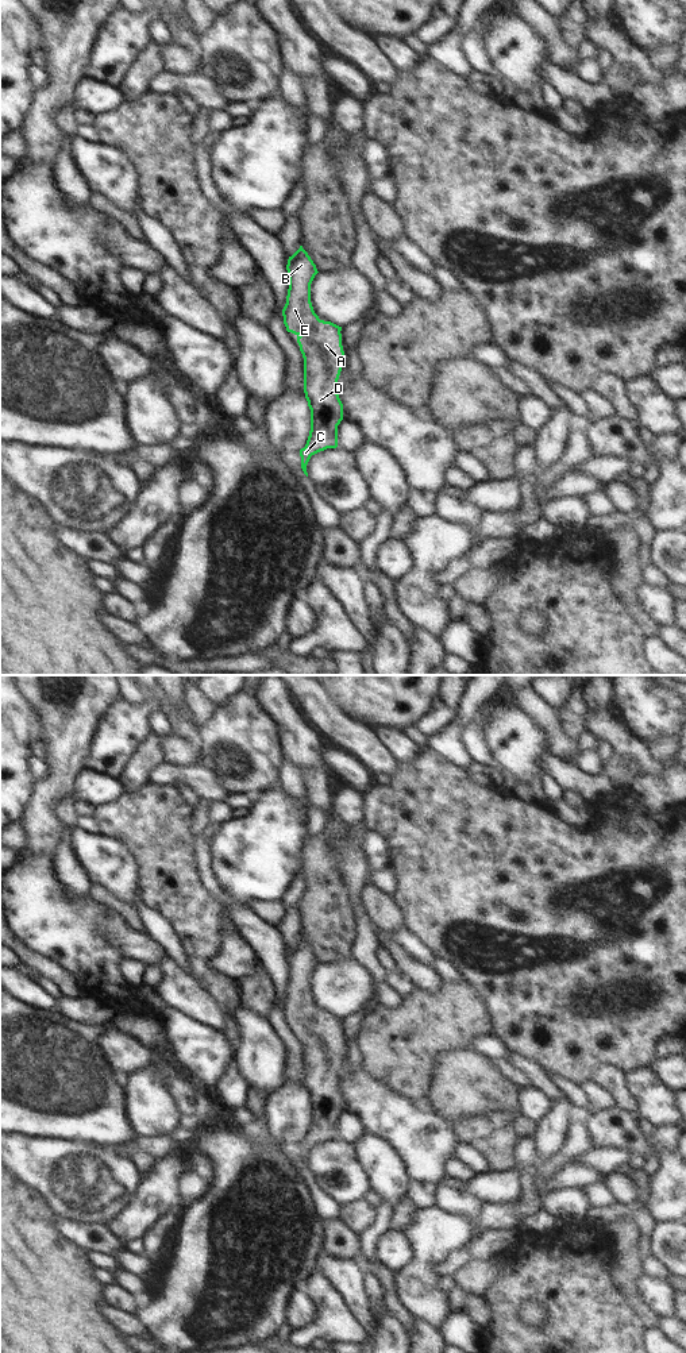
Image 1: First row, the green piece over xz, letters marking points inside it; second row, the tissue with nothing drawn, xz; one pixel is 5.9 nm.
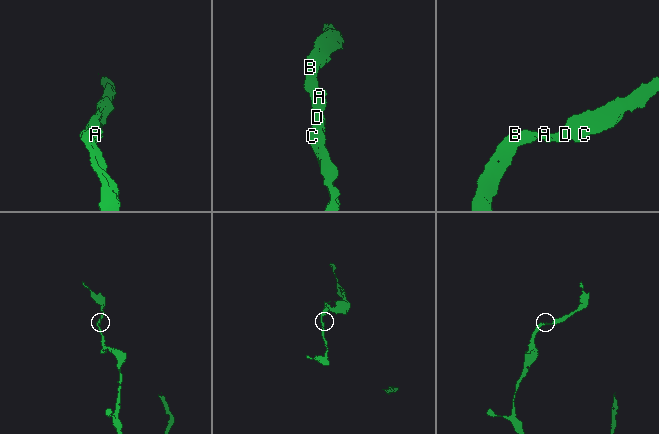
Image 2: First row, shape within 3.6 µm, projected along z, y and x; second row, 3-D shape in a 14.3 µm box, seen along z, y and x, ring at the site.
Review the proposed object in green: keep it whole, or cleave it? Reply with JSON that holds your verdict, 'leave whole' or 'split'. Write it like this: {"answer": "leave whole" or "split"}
{"answer": "leave whole"}

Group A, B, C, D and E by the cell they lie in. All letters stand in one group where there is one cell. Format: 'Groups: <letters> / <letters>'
Groups: A B C D E.

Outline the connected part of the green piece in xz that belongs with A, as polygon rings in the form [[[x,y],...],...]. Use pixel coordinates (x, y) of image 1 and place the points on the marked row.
[[[300,248],[288,259],[289,289],[282,309],[284,324],[288,332],[297,336],[304,358],[304,393],[311,409],[311,431],[304,448],[300,450],[301,469],[308,477],[307,465],[312,455],[327,448],[338,447],[338,425],[343,420],[343,404],[338,394],[338,379],[346,362],[342,346],[342,327],[320,320],[311,302],[311,284],[319,273],[308,253]]]

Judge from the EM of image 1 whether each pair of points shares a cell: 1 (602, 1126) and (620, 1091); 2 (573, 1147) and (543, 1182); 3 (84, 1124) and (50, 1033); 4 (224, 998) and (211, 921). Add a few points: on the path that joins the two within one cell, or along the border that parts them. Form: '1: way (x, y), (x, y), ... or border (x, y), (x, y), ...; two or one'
1: border (616, 1106), (634, 1113); two
2: way (565, 1155), (546, 1174); one
3: way (76, 1101), (50, 1075), (50, 1056); one
4: way (212, 979), (207, 974), (207, 940); one

